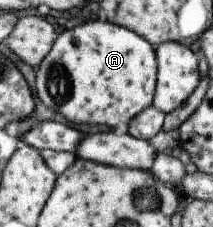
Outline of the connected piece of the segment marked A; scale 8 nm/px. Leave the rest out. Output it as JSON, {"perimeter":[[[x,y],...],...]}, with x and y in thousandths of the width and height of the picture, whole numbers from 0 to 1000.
{"perimeter":[[[432,93],[399,97],[371,115],[347,115],[329,128],[296,137],[249,181],[239,220],[202,251],[202,264],[164,300],[160,322],[160,374],[164,405],[178,436],[249,493],[286,502],[286,511],[324,537],[390,546],[484,546],[484,555],[512,555],[512,564],[540,564],[549,546],[601,546],[648,493],[662,493],[676,476],[690,476],[714,458],[714,423],[723,410],[723,379],[732,357],[732,256],[723,242],[723,203],[671,176],[648,150],[634,150],[620,132],[559,110],[516,101],[512,93]]]}

